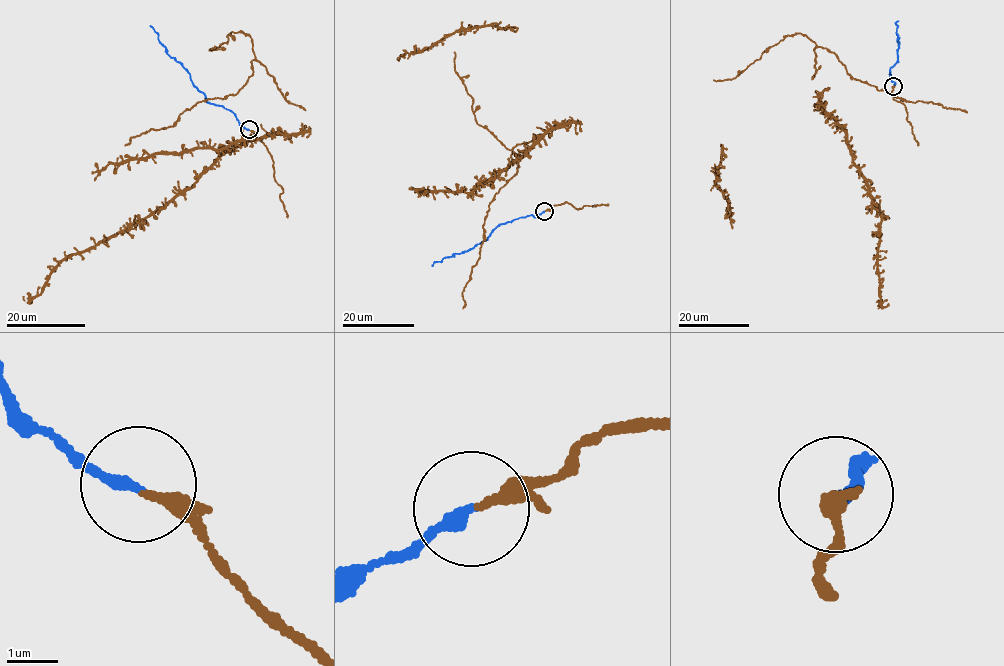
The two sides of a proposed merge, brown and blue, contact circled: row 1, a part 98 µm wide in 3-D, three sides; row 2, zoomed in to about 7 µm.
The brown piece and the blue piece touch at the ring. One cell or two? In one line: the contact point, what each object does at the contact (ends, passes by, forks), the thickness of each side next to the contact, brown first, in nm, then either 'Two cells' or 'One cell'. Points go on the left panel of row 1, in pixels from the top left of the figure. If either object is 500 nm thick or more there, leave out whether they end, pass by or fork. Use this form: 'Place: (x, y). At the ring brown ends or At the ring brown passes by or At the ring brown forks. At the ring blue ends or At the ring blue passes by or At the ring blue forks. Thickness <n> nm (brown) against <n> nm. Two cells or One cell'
Place: (249, 129). At the ring brown ends. At the ring blue ends. Thickness 240 nm (brown) against 200 nm. One cell

